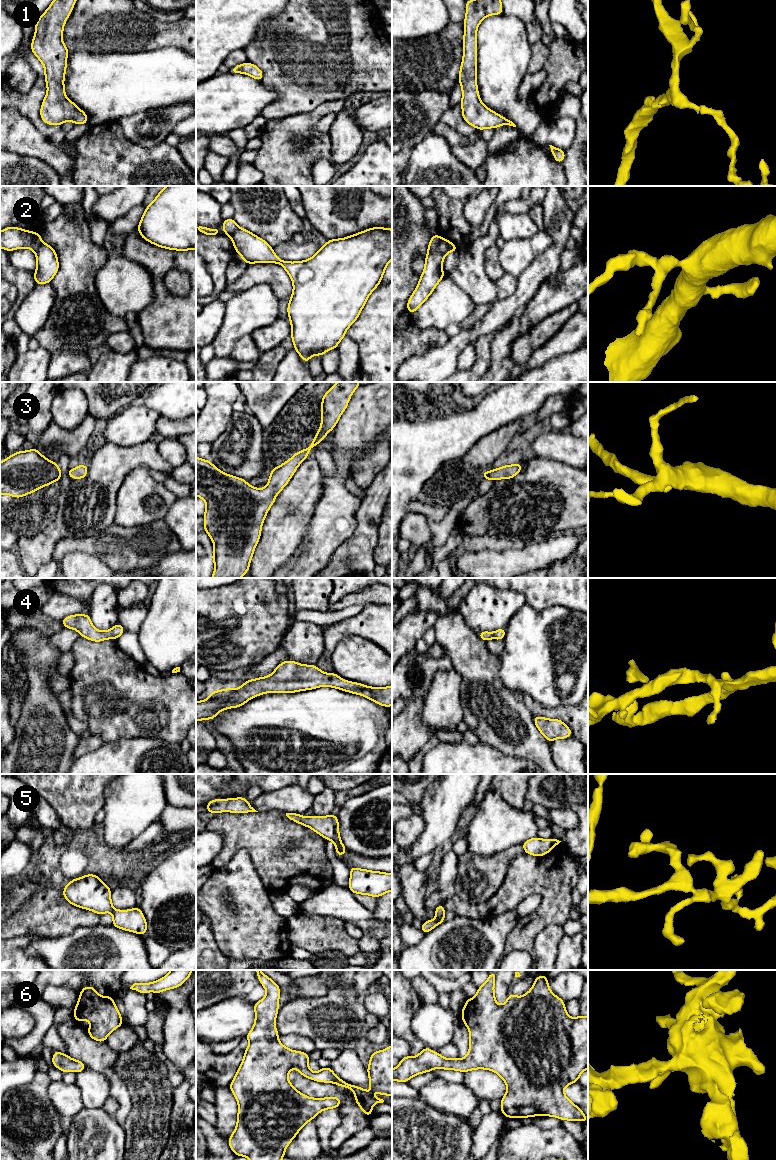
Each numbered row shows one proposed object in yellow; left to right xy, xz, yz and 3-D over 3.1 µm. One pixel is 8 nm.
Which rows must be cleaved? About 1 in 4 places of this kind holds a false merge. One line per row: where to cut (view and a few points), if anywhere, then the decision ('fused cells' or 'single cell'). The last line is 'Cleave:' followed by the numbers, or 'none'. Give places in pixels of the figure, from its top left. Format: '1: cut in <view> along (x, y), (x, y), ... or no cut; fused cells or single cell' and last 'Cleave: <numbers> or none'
1: no cut; single cell
2: cut in yz along (440, 238), (437, 247), (427, 255); fused cells
3: no cut; single cell
4: no cut; single cell
5: no cut; single cell
6: no cut; single cell
Cleave: 2

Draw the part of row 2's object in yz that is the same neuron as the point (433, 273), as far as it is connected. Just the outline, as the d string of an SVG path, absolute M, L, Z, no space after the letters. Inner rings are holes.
M440 238L436 250L426 256L423 273L407 302L409 314L413 314L426 301L437 284L446 276L442 269L446 254L457 251L458 247L455 244L451 243L448 239Z

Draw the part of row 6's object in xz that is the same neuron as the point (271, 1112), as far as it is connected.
M261 970L255 971L267 994L260 1001L253 1003L255 1022L246 1035L249 1047L244 1051L242 1063L229 1085L239 1109L237 1125L228 1138L228 1144L236 1156L245 1156L249 1160L282 1160L285 1149L306 1123L321 1111L338 1108L342 1103L337 1096L311 1098L297 1091L288 1080L288 1073L292 1068L297 1068L302 1076L313 1081L335 1083L338 1087L352 1090L355 1102L368 1117L372 1116L373 1105L383 1103L384 1100L372 1097L361 1087L343 1081L330 1067L312 1072L308 1067L309 1053L290 1050L279 1042L280 1034L276 1030L275 1021L279 1009L280 987Z

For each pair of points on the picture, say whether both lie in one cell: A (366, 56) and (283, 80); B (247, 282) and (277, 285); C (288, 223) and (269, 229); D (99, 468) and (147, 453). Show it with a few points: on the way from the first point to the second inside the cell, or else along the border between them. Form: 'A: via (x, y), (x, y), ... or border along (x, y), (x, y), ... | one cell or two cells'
A: via (345, 56), (307, 56), (304, 59) | one cell
B: via (254, 278), (270, 278) | one cell
C: via (283, 223), (274, 224) | one cell
D: via (111, 463), (135, 456) | one cell

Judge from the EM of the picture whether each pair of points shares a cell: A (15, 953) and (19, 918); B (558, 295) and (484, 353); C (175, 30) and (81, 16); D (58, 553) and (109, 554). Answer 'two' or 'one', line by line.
A: two
B: two
C: one
D: one

